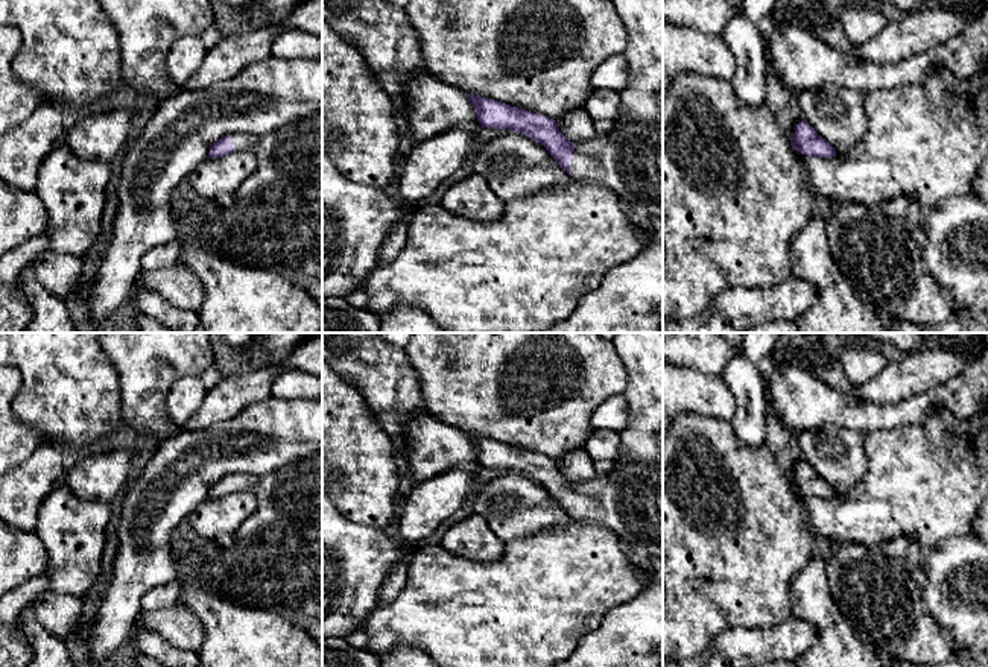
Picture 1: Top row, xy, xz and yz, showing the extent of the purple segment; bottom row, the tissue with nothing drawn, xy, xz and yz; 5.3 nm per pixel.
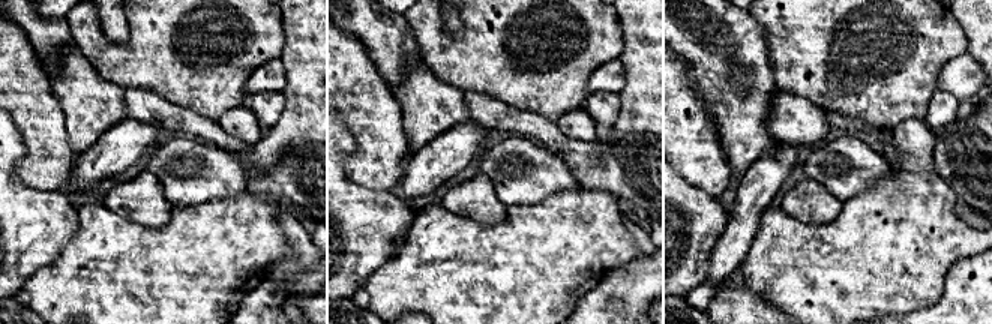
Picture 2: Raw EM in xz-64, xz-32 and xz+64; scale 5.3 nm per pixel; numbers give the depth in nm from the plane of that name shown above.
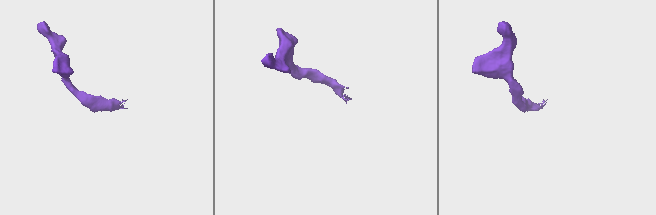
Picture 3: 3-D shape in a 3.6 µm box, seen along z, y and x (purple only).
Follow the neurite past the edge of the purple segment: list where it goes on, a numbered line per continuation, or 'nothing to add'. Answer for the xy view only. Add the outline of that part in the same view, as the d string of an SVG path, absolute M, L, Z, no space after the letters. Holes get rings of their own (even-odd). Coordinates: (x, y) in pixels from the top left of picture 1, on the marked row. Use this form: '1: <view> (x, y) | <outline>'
1: xy (275, 224) | M322 111L266 135L231 134L231 143L236 152L252 152L257 169L236 191L231 208L211 213L204 239L236 261L281 273L322 305Z

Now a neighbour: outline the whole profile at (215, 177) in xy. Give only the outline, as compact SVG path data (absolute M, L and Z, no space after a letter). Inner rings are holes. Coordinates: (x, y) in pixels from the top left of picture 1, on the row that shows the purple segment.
M237 150L198 164L187 176L193 190L213 202L219 194L234 193L257 169L257 156Z

